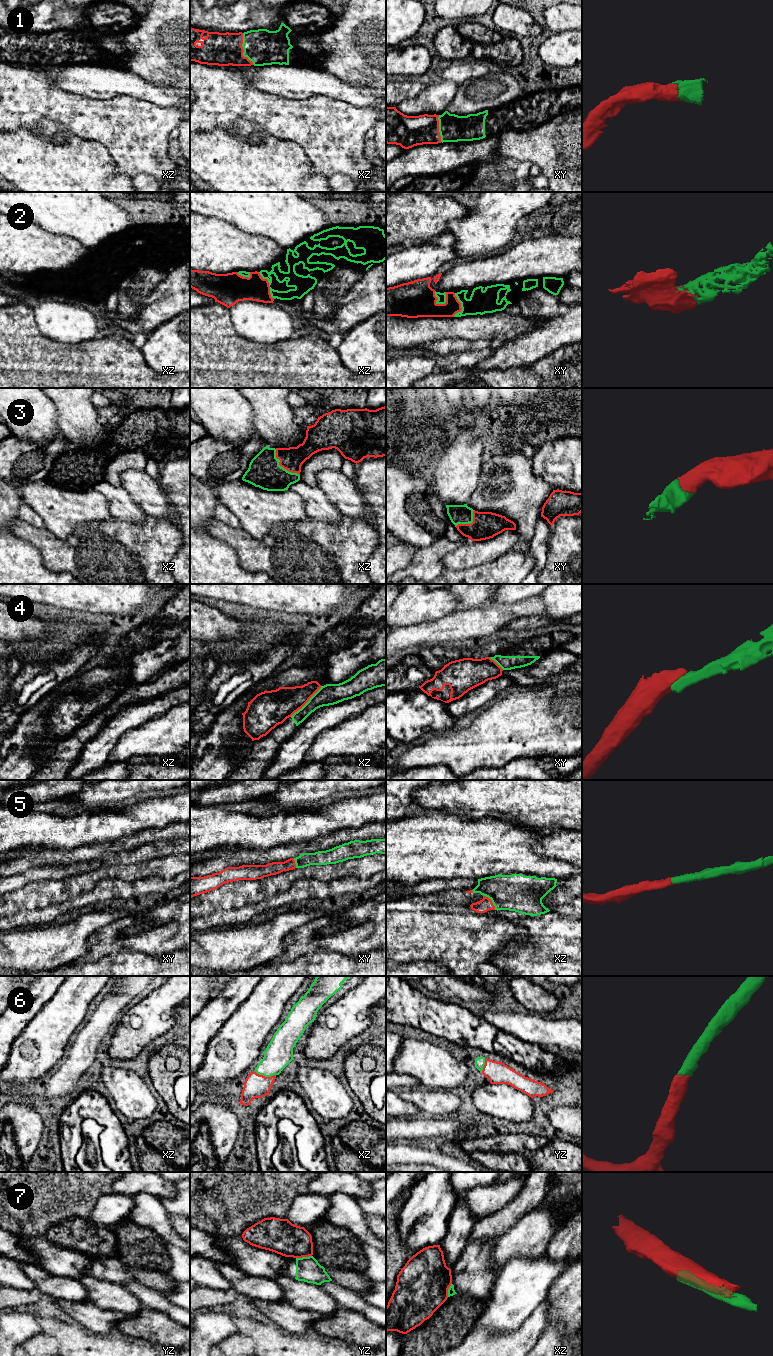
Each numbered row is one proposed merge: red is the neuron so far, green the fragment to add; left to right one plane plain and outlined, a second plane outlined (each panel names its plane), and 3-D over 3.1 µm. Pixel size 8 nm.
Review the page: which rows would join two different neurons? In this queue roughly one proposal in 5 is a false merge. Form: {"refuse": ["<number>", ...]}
{"refuse": ["4", "7"]}

